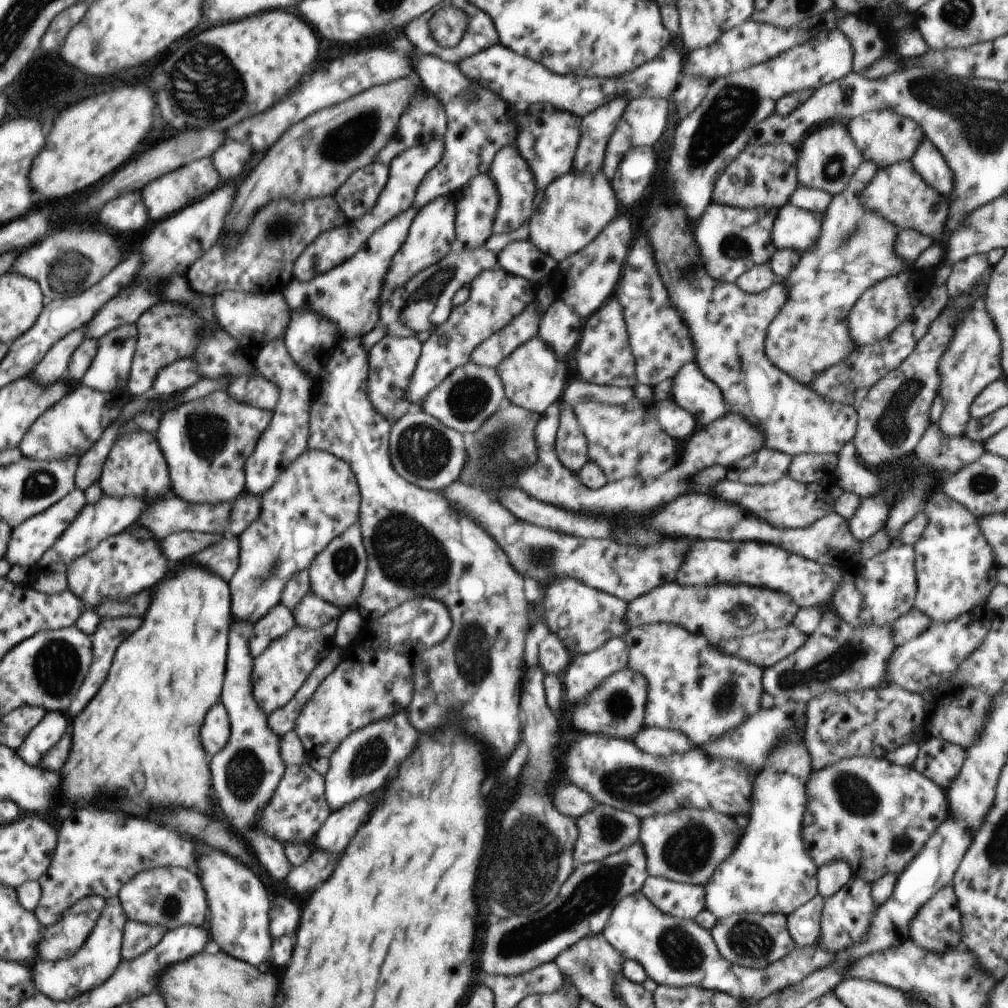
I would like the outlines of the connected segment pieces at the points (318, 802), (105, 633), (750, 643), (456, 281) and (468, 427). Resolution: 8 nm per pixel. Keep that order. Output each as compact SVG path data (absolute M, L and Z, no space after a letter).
M308 762L288 765L276 792L265 805L261 818L253 823L252 830L264 831L280 842L312 844L318 829L332 811L325 799L325 778L314 771Z
M140 618L101 619L91 638L93 640L92 664L80 690L66 712L69 718L74 718L81 713L96 696L100 686L108 678L108 670L112 666L116 648L124 642L124 638L128 638L128 634L134 634L140 624L142 624Z
M790 624L788 626L785 626L784 628L779 628L776 630L767 630L761 633L754 633L753 635L746 635L746 636L743 636L742 638L724 639L723 641L718 641L718 644L716 643L710 643L710 644L715 644L715 647L721 653L732 655L732 656L738 657L739 659L744 659L744 662L749 662L749 663L752 663L753 665L759 666L761 669L765 669L766 667L771 667L773 664L776 664L780 659L786 658L786 656L788 656L788 654L792 652L792 650L796 650L799 646L802 646L806 642L806 639L808 637L810 636L807 636L804 633L801 633L793 624Z
M455 240L449 253L436 264L415 274L404 286L399 286L394 293L382 296L383 303L379 306L379 325L386 328L386 334L392 337L416 337L424 344L434 332L450 316L452 296L458 289L485 270L498 266L497 253L485 246L469 249Z
M469 361L455 368L452 374L426 394L421 410L458 432L475 433L504 403L505 390L497 369Z

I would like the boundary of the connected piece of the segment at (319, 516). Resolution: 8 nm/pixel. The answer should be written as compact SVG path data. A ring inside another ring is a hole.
M307 450L304 454L300 454L294 462L291 462L290 465L281 471L276 482L260 496L262 510L256 517L256 520L247 526L247 529L244 530L244 534L240 534L240 564L238 564L236 572L232 575L232 580L230 580L230 588L232 588L231 611L233 620L252 621L254 624L256 624L256 622L258 622L273 606L280 603L283 588L292 576L303 570L308 571L309 566L312 564L314 558L316 558L316 555L326 549L333 538L340 536L348 527L358 523L359 506L361 503L358 481L356 480L356 475L352 472L351 466L342 459L336 458L333 454L321 450Z

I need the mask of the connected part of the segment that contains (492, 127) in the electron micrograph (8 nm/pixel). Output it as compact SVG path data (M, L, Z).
M404 36L389 43L390 47L411 58L415 76L439 98L447 114L447 129L443 138L445 151L440 162L428 171L417 188L412 208L418 211L429 202L454 193L476 175L488 173L493 158L501 148L516 146L519 130L516 120L520 110L515 104L501 99L499 94L493 93L488 87L466 78L457 64L420 53Z

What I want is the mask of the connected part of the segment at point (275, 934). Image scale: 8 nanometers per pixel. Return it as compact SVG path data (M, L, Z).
M278 894L274 898L269 915L269 930L272 938L280 938L280 936L286 936L286 934L292 934L298 928L300 910L290 898L286 898L282 894Z

